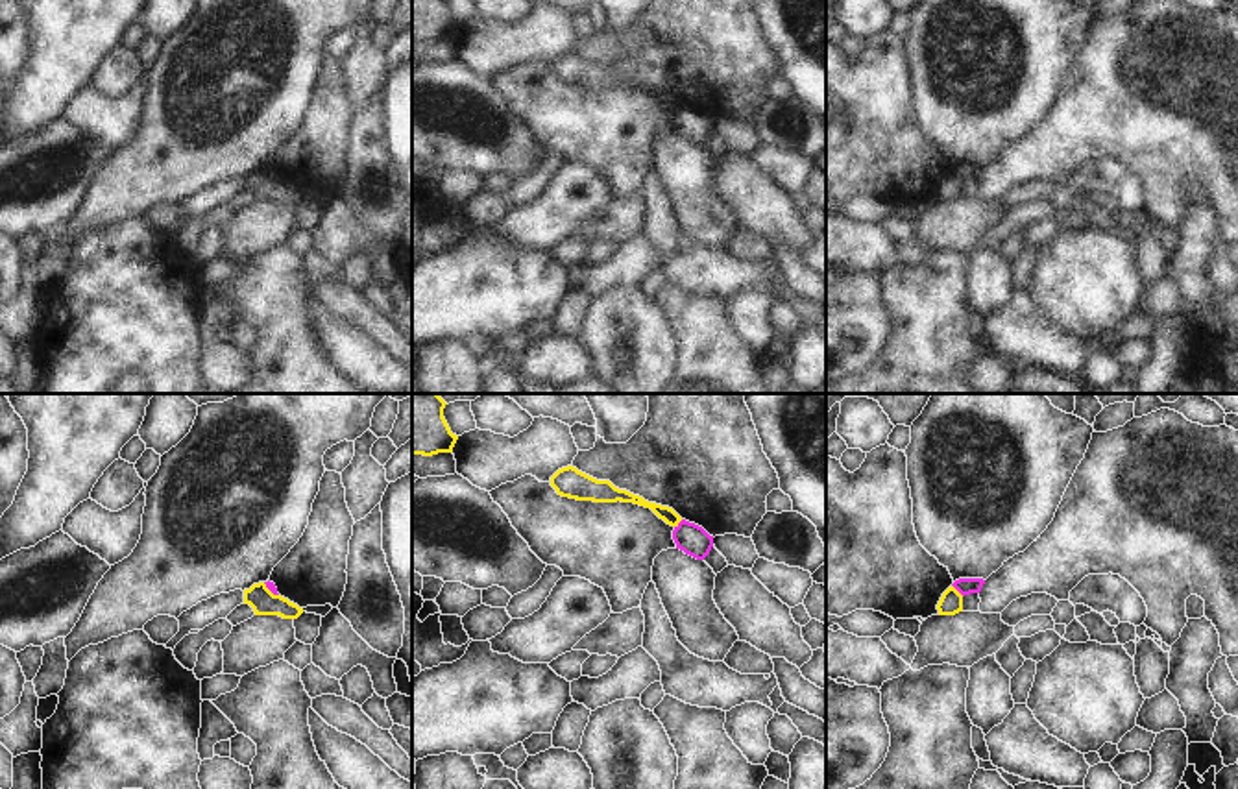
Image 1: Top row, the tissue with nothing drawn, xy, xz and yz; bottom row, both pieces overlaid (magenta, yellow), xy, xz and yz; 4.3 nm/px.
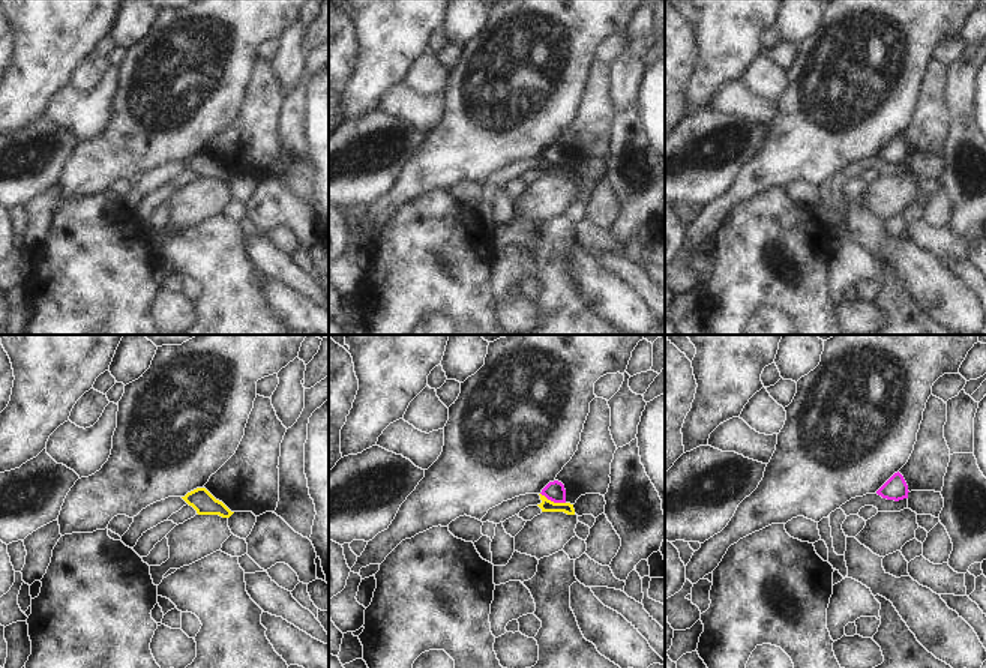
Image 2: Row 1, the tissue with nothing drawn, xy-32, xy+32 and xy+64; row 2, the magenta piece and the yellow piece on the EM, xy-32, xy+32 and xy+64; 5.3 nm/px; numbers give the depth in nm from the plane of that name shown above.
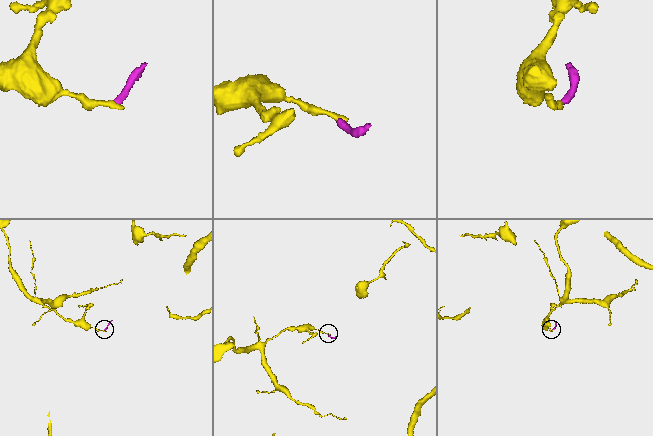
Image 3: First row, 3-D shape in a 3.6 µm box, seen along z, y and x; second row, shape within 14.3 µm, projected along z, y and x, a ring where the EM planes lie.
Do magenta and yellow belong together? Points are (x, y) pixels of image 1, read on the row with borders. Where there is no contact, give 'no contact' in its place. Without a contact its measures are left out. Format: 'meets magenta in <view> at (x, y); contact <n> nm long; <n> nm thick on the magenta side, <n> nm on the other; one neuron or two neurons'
meets magenta in yz at (958, 590); contact 80 nm long; 80 nm thick on the magenta side, 100 nm on the other; two neurons

